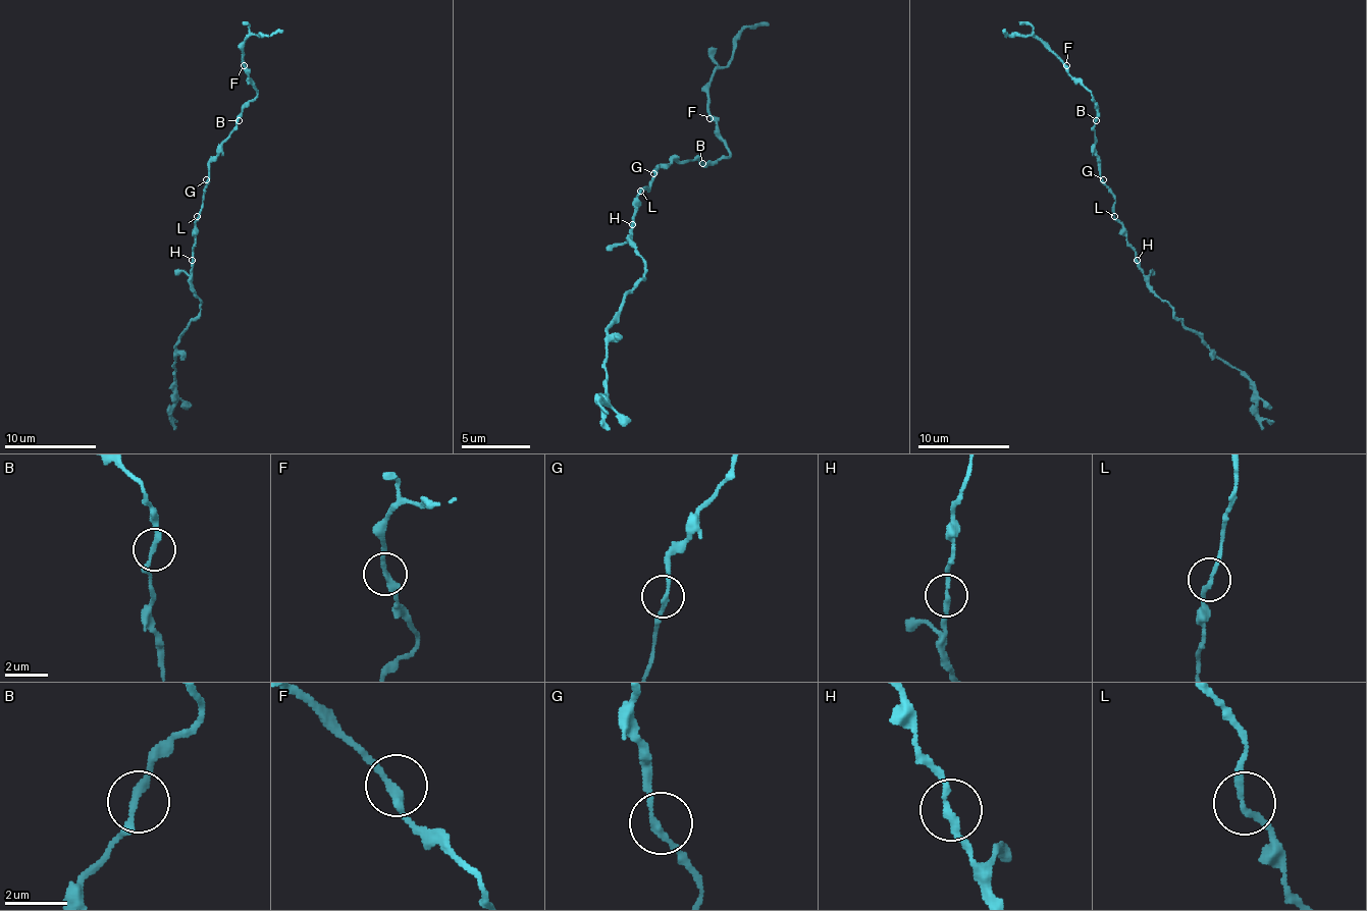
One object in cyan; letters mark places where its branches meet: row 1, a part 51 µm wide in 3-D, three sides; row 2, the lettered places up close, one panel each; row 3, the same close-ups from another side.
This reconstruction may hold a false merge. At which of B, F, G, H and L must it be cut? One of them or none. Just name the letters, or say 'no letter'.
H

